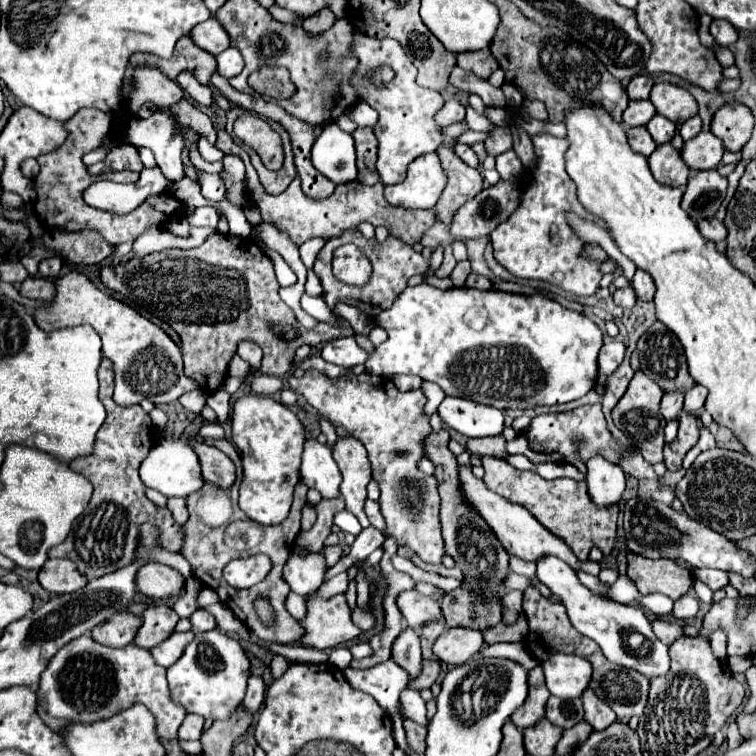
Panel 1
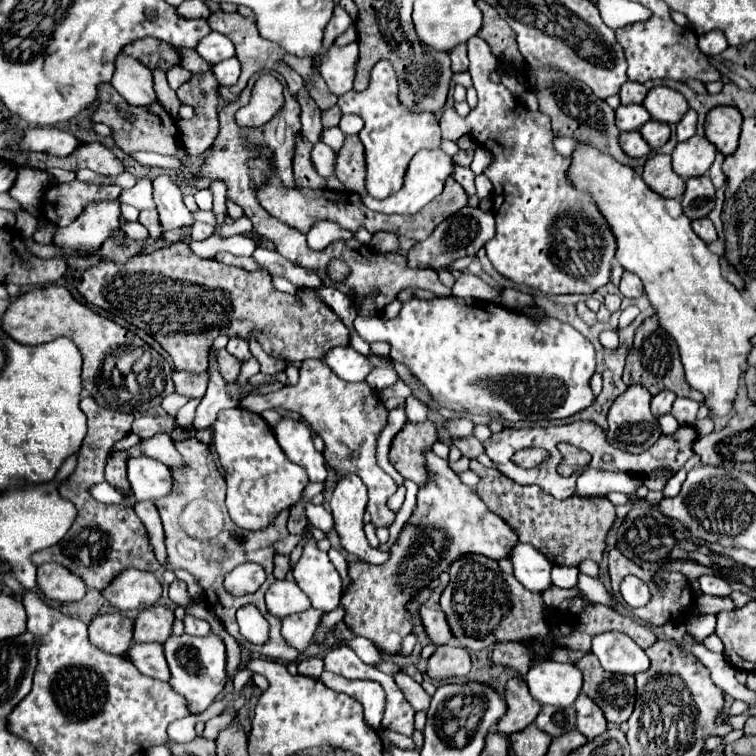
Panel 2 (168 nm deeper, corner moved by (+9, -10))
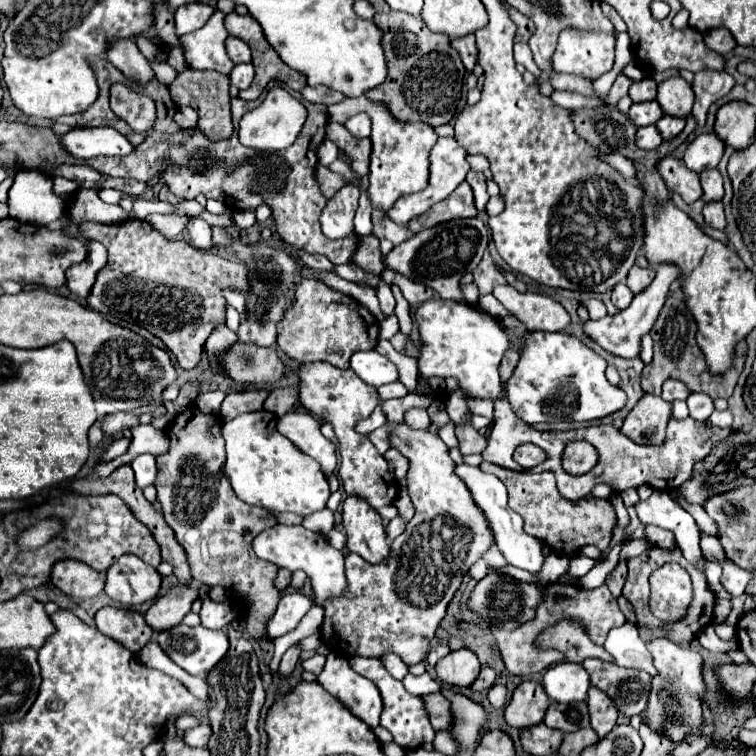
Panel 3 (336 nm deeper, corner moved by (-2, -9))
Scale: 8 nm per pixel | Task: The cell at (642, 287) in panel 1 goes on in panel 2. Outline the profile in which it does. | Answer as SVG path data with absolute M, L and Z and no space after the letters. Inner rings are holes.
M624 272L622 276L622 282L620 282L620 292L628 298L640 298L644 294L644 288L642 288L642 282L636 274L628 274Z

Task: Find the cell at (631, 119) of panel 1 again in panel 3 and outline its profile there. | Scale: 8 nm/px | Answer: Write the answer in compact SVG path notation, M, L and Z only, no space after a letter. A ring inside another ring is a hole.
M647 101L647 103L633 103L629 109L629 117L637 127L653 125L663 117L663 111L657 101Z

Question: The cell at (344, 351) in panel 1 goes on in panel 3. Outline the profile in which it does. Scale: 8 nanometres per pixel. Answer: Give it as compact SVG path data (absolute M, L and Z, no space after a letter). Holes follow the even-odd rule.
M375 349L371 351L359 351L351 357L351 369L369 385L381 387L385 383L393 383L399 379L395 363L391 363L387 357L379 355Z

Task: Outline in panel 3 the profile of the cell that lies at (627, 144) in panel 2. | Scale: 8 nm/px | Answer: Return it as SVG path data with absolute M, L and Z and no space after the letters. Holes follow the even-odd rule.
M647 125L647 127L637 129L637 147L641 147L641 149L657 149L661 143L663 143L663 139L661 139L655 125Z

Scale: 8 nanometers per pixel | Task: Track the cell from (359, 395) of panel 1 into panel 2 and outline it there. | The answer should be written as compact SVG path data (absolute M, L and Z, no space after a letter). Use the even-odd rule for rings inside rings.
M304 360L300 366L300 380L296 386L280 388L270 394L248 396L240 402L242 408L262 414L266 408L284 408L298 412L324 440L324 458L326 462L344 476L346 472L354 472L362 478L368 488L368 512L372 516L372 524L376 528L390 528L396 520L396 512L388 508L388 498L398 490L398 484L378 466L376 462L376 442L380 432L386 426L388 410L384 408L378 394L366 382L346 382L340 380L326 364L320 360Z

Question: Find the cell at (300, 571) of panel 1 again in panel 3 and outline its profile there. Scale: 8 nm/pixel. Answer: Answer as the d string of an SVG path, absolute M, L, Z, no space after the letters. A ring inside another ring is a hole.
M285 593L277 605L275 615L271 617L271 621L267 623L267 637L269 639L277 639L289 631L293 631L299 621L303 619L303 615L311 609L313 601L309 597L305 597L303 593Z

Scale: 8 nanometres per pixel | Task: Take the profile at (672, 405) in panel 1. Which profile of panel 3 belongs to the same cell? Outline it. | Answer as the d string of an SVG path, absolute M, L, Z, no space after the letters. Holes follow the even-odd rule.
M667 379L667 381L663 383L663 393L661 393L661 397L663 397L665 401L675 401L675 399L687 399L689 393L691 393L691 391L687 389L687 385L685 385L683 381Z

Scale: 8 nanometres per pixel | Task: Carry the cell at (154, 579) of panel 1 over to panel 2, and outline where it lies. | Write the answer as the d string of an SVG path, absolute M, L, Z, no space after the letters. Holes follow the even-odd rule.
M130 570L116 576L116 580L112 580L112 584L104 590L106 600L118 610L150 608L158 602L160 594L162 584L152 572L142 570Z

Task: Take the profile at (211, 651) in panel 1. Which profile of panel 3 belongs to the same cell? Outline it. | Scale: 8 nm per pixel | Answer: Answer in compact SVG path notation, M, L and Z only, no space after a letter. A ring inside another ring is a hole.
M183 623L159 631L157 635L159 647L175 661L181 669L191 675L203 677L229 649L227 633L213 631L203 625L187 627Z

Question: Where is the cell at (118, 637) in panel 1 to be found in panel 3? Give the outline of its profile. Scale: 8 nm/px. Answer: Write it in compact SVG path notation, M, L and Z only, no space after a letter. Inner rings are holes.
M103 607L95 615L95 623L103 635L119 641L131 653L139 653L153 637L153 629L147 625L145 617L131 609Z

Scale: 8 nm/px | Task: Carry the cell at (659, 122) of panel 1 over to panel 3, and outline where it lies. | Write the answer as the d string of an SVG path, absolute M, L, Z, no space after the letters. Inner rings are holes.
M665 115L657 123L657 129L665 141L671 141L673 137L677 137L683 131L683 127L685 127L685 119L683 117L671 117L671 115Z

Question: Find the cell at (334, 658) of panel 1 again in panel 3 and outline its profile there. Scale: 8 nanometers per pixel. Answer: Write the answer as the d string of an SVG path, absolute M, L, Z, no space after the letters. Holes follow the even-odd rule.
M359 657L359 659L349 659L351 667L367 677L369 681L373 681L377 687L379 687L379 693L381 693L381 699L383 699L383 711L381 711L381 727L385 727L391 735L393 735L393 741L397 745L401 745L403 749L417 749L425 743L431 743L433 737L435 737L435 731L429 723L429 717L427 717L427 711L425 711L425 703L421 697L417 695L411 695L401 681L393 679L389 675L389 671L385 669L383 661L381 659L369 659L369 657Z

